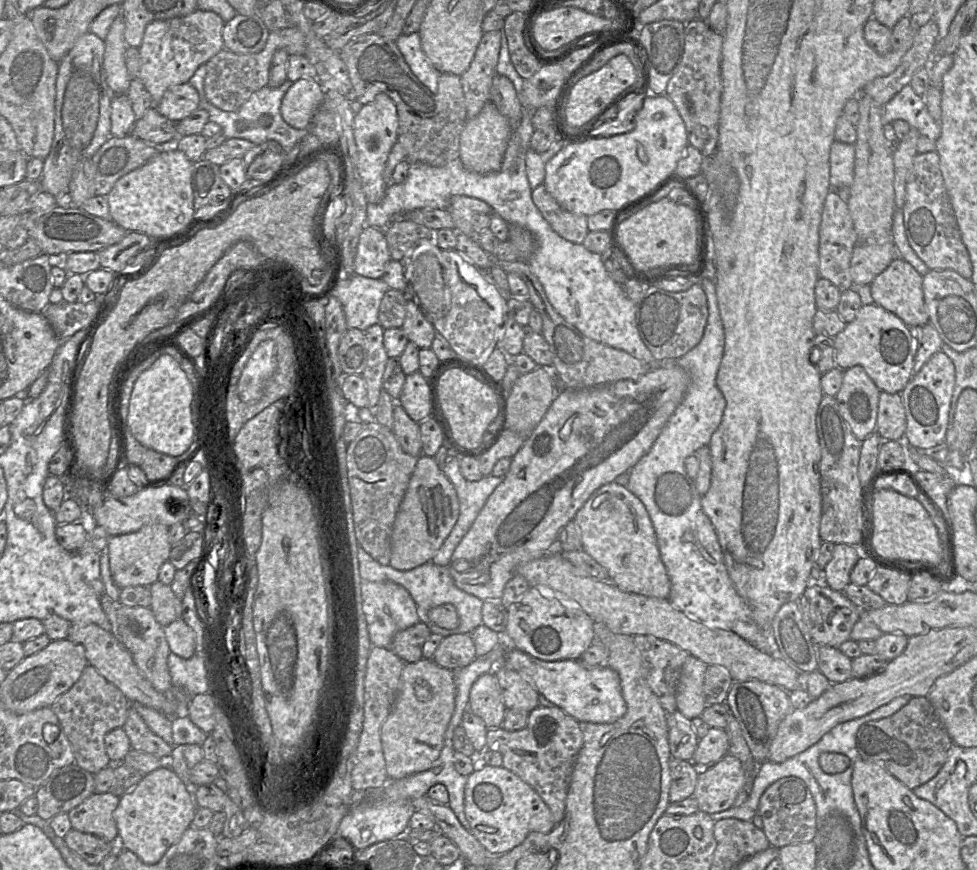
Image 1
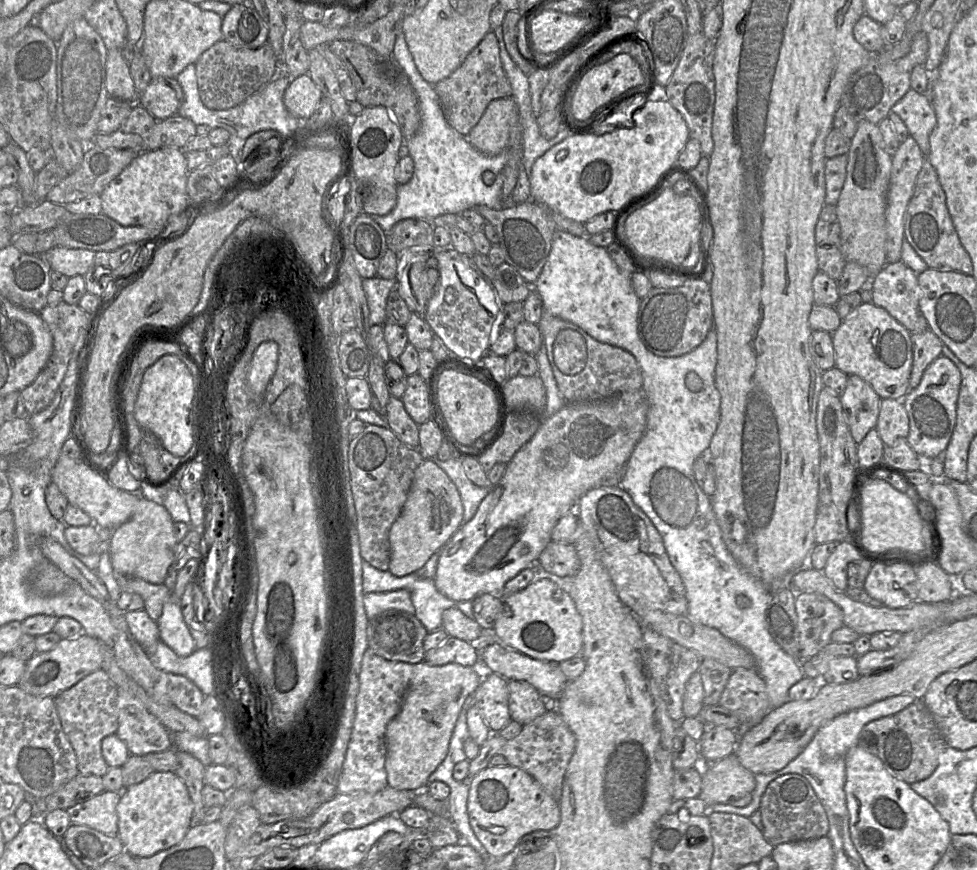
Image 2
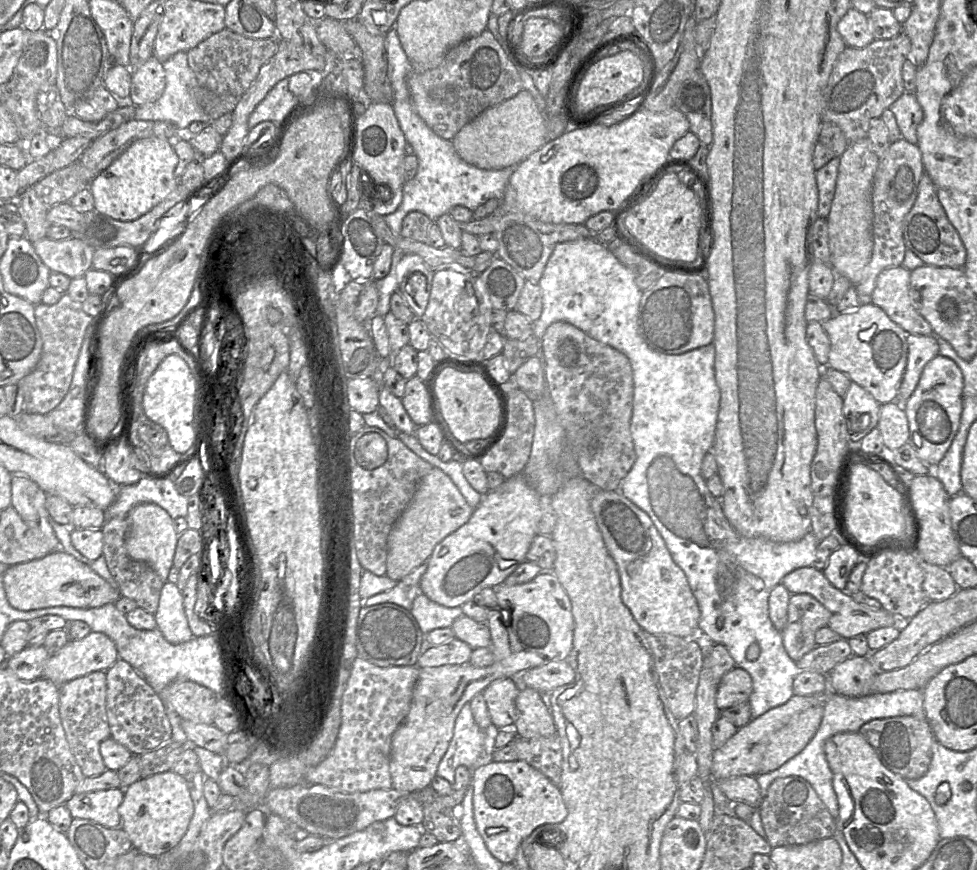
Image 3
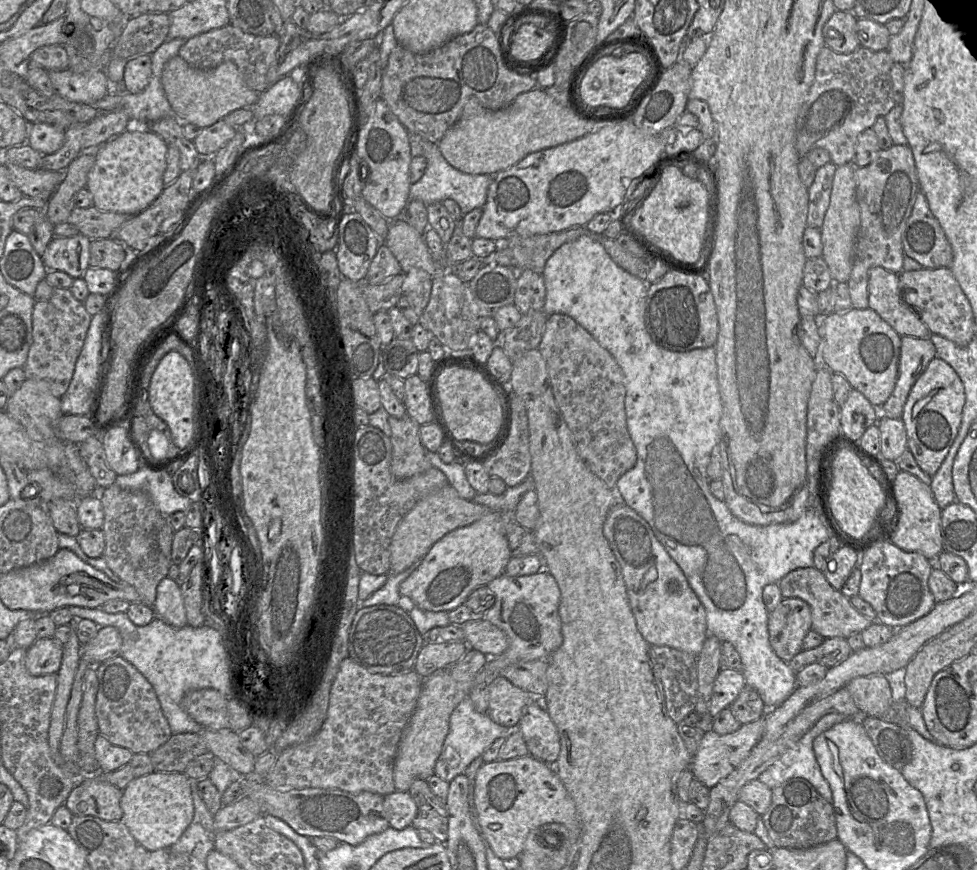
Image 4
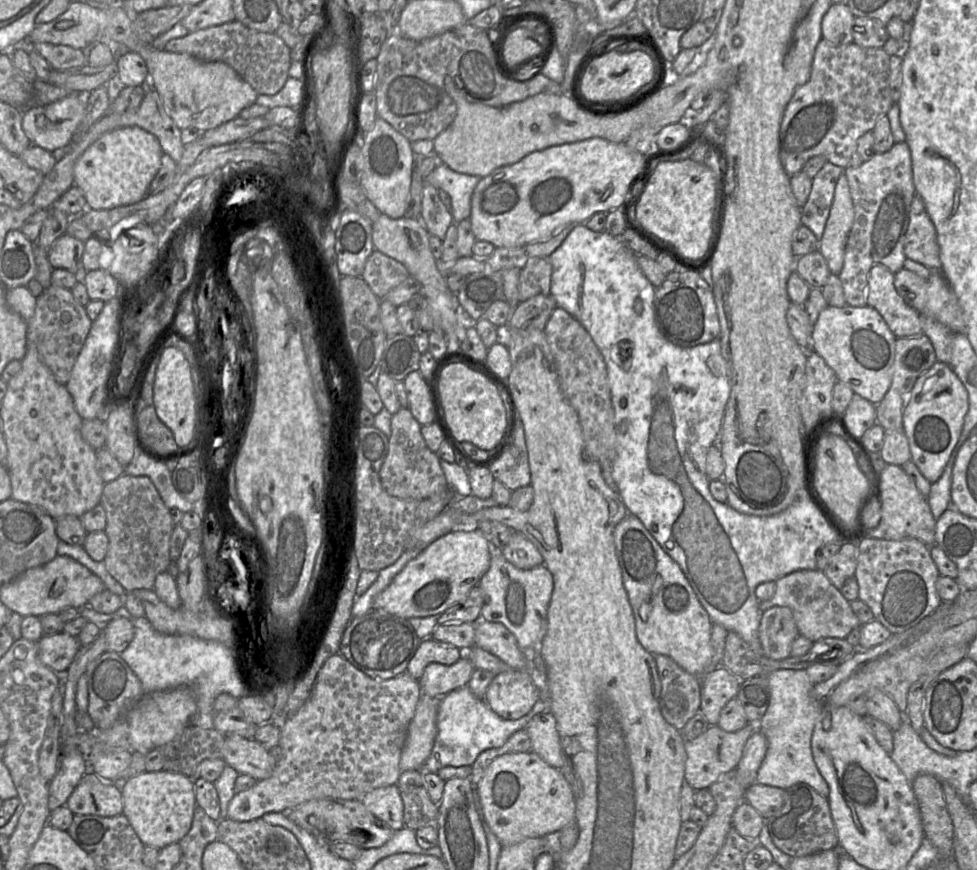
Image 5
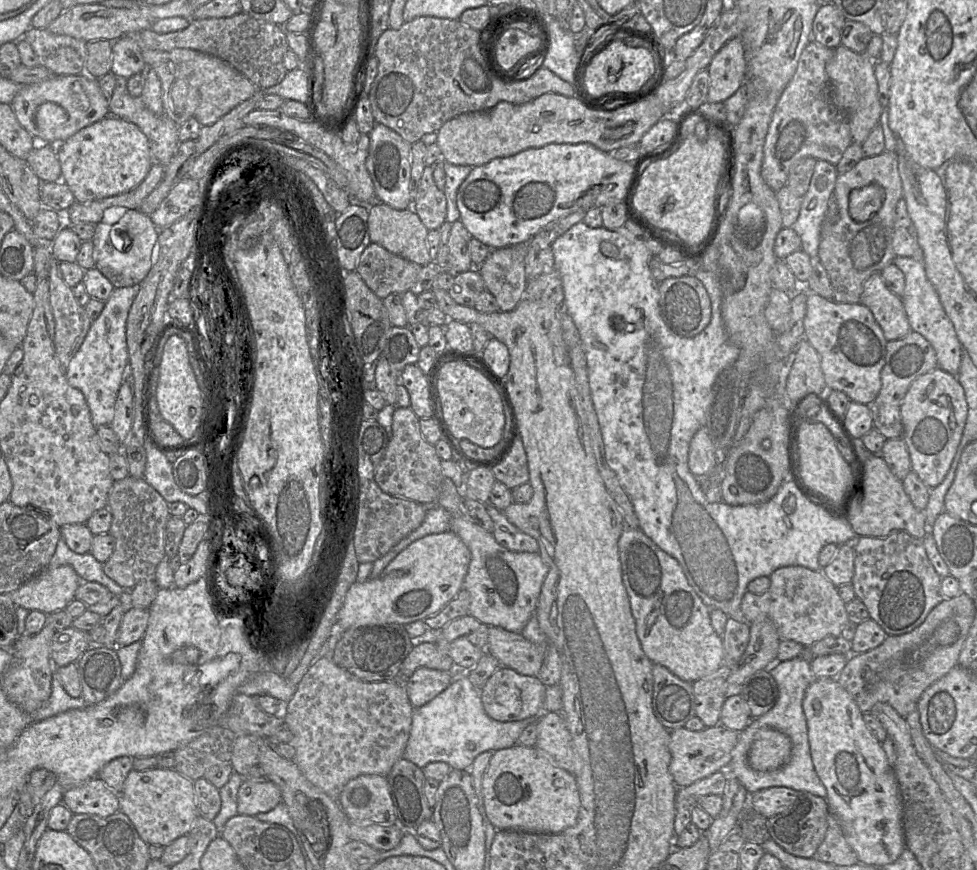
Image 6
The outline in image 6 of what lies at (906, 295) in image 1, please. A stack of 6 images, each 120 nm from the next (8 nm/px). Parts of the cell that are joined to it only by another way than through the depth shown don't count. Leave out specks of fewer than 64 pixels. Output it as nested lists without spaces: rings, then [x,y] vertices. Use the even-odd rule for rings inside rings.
[[[880,272],[865,281],[859,303],[872,312],[887,341],[901,339],[913,331],[901,298],[886,287]]]

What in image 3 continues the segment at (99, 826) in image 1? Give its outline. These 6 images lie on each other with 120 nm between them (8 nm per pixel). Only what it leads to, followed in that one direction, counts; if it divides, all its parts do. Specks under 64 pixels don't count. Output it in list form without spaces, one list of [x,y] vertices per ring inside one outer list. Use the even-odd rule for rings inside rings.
[[[124,789],[74,794],[66,803],[73,818],[89,819],[106,828],[121,828],[118,807],[124,799]]]

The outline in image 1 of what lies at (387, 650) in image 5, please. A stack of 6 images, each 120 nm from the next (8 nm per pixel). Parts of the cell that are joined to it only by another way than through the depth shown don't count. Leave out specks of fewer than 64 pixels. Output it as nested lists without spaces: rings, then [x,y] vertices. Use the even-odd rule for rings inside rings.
[[[418,622],[395,634],[390,644],[390,650],[404,663],[414,663],[423,658],[422,649],[431,631],[426,623]]]

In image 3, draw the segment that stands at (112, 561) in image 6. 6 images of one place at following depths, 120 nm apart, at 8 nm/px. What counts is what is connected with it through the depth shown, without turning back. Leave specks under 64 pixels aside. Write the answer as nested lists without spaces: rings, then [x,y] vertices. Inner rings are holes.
[[[115,517],[105,522],[101,531],[103,534],[103,556],[109,572],[118,584],[120,595],[134,600],[138,607],[154,615],[157,611],[160,592],[165,582],[149,565],[134,560],[128,555],[125,547],[128,536],[128,517]]]

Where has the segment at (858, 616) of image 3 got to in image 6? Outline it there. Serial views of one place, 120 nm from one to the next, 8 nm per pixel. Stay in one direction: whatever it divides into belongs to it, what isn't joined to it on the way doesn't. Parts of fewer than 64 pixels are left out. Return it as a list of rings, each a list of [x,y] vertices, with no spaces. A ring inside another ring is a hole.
[[[804,566],[778,568],[770,576],[770,587],[762,594],[747,591],[741,601],[741,612],[748,623],[770,620],[781,640],[793,640],[810,647],[827,636],[841,636],[843,626],[849,621],[846,604],[837,587],[823,572]]]

